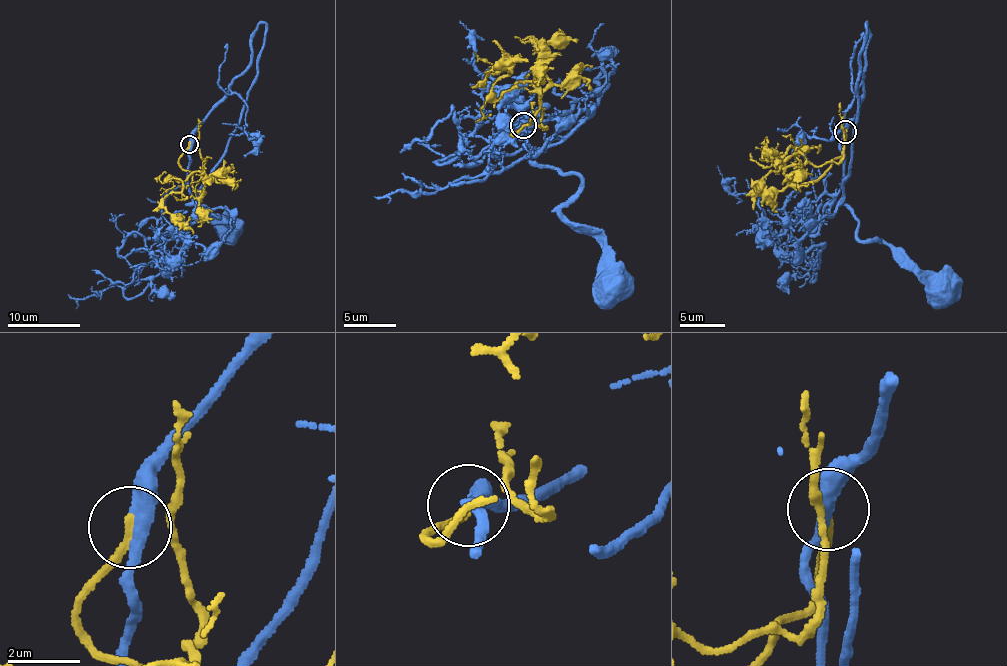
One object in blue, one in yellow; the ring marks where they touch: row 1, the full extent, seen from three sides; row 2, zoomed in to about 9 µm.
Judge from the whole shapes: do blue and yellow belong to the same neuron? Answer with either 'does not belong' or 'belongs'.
belongs

